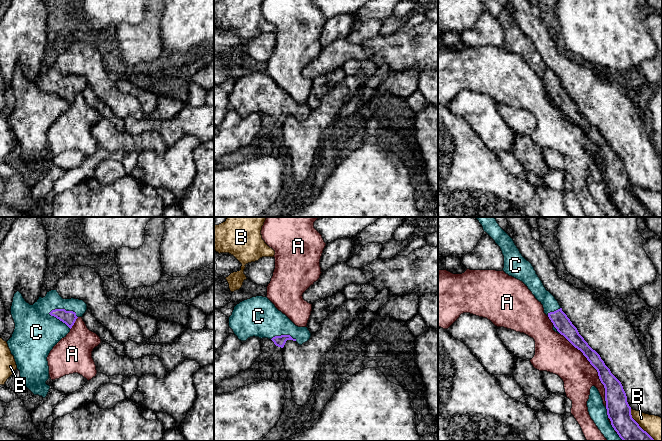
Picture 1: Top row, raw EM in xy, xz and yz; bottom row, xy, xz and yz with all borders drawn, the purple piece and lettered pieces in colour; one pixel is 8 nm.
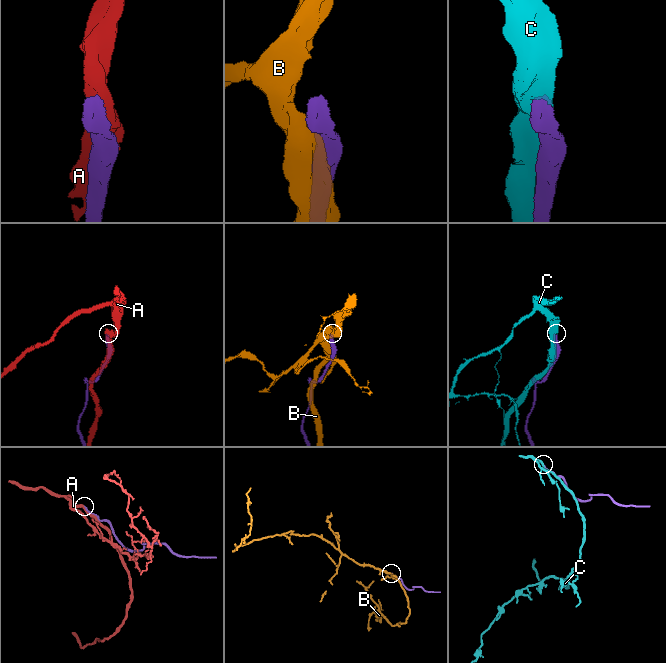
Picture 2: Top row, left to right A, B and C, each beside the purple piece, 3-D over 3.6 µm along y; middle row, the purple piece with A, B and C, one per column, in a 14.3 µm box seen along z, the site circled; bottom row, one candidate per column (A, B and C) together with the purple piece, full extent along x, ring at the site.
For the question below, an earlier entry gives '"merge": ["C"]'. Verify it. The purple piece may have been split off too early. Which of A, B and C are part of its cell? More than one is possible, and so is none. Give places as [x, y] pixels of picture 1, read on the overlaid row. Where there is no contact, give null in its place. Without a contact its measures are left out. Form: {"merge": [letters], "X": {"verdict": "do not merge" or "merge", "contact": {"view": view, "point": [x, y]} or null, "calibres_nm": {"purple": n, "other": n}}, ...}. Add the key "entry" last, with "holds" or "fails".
{"merge": ["C"], "A": {"verdict": "do not merge", "contact": {"view": "yz", "point": [595, 368]}, "calibres_nm": {"purple": 160, "other": 260}}, "B": {"verdict": "do not merge", "contact": {"view": "yz", "point": [638, 425]}, "calibres_nm": {"purple": 200, "other": 190}}, "C": {"verdict": "merge", "contact": {"view": "xy", "point": [59, 319]}, "calibres_nm": {"purple": 110, "other": 360}}, "entry": "holds"}

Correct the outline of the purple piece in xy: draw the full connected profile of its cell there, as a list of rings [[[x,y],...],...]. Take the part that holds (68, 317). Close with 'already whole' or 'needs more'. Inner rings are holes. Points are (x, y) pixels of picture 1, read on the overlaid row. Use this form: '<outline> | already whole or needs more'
[[[57,290],[47,292],[45,297],[39,299],[30,305],[25,301],[22,294],[17,291],[14,294],[11,306],[11,315],[15,323],[15,329],[12,337],[7,341],[11,354],[14,356],[17,369],[20,371],[20,377],[23,384],[34,394],[45,398],[49,392],[50,386],[46,384],[49,379],[49,366],[47,357],[53,347],[70,332],[78,317],[82,317],[87,310],[87,304],[79,299],[63,299]]] | needs more

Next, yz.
[[[475,217],[486,232],[500,247],[504,256],[503,271],[522,281],[535,298],[543,305],[544,313],[553,323],[553,330],[563,335],[580,350],[597,370],[605,388],[605,401],[595,386],[590,389],[587,401],[588,412],[607,441],[654,441],[632,418],[631,407],[621,382],[611,373],[600,355],[593,350],[577,328],[572,324],[555,297],[546,290],[532,264],[527,261],[513,239],[499,226],[495,217]]] | needs more

